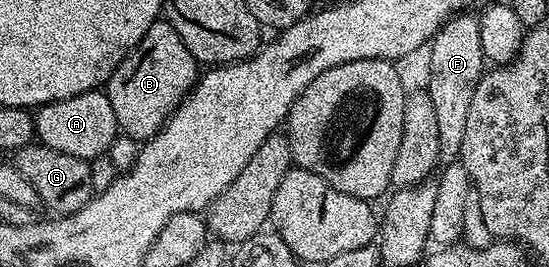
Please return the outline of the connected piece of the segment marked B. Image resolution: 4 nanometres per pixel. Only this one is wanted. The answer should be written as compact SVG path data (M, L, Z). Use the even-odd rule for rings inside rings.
M159 19L144 31L144 39L140 39L138 46L130 52L116 67L109 81L104 86L104 92L108 103L112 103L112 111L116 111L116 123L123 134L127 133L137 143L145 143L158 134L158 130L165 125L166 120L177 111L182 100L194 87L194 82L200 76L200 62L194 58L192 51L184 47L184 39L172 27L170 22Z

